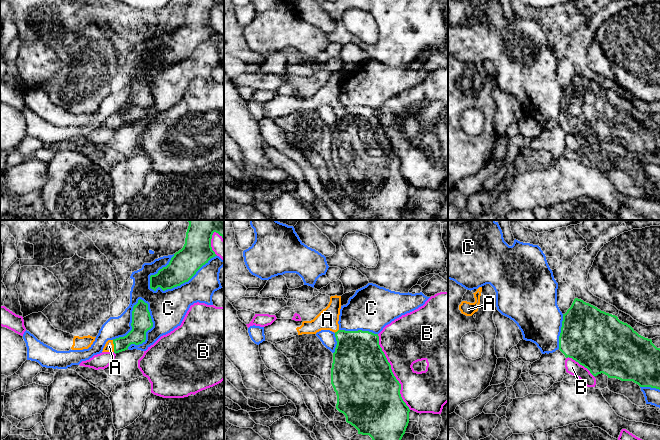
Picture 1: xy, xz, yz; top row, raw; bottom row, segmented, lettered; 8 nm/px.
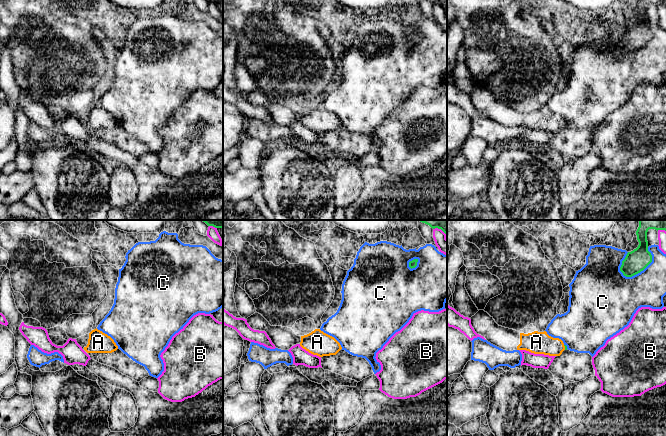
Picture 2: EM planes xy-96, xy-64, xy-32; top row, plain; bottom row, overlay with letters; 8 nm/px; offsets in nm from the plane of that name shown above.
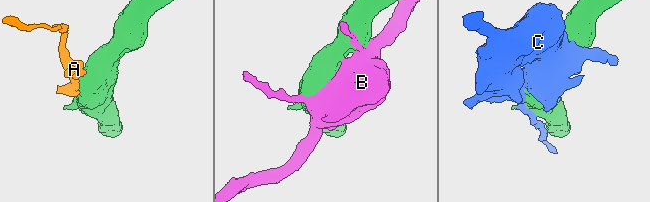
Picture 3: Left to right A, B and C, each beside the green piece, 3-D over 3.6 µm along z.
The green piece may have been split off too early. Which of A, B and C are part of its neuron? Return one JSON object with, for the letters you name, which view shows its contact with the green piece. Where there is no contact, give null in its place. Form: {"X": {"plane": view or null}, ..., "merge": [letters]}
{"A": {"plane": "xy"}, "merge": ["A"]}

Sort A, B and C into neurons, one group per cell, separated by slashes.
A / B / C

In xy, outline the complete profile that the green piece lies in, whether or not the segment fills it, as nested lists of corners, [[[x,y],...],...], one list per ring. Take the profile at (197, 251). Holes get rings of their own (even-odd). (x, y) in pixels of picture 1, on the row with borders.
[[[188,220],[189,226],[186,232],[185,244],[176,252],[169,264],[150,276],[150,288],[156,291],[160,287],[163,291],[180,286],[188,282],[196,272],[208,261],[217,256],[211,247],[211,239],[214,232],[224,240],[224,220]]]

